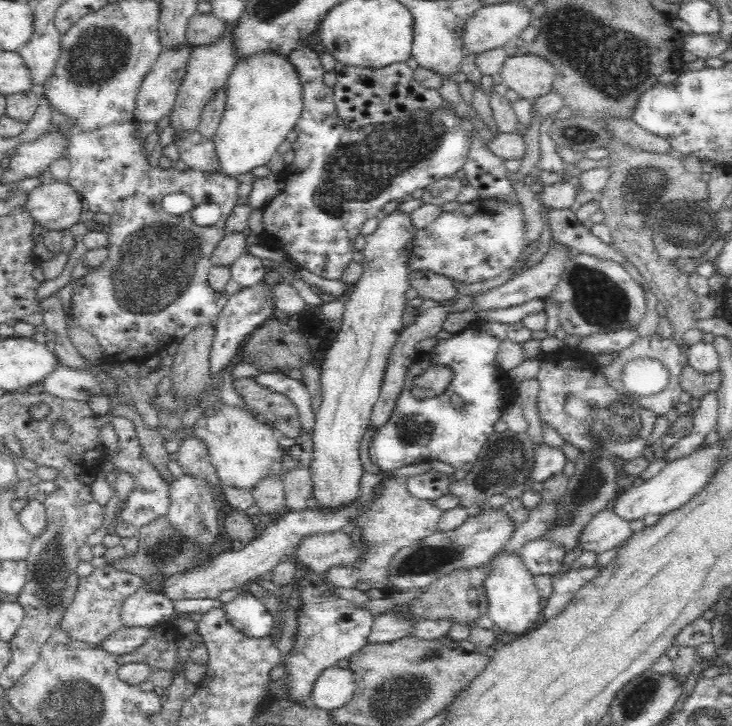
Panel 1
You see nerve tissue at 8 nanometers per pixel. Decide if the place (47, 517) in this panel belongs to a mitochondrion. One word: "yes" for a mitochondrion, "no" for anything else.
no

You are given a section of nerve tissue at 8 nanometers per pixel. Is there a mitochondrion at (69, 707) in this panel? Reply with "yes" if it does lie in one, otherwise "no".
yes

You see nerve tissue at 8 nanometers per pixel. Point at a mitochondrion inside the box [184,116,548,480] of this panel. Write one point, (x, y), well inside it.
(410, 429)

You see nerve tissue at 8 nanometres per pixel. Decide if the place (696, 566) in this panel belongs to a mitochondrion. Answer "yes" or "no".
no

